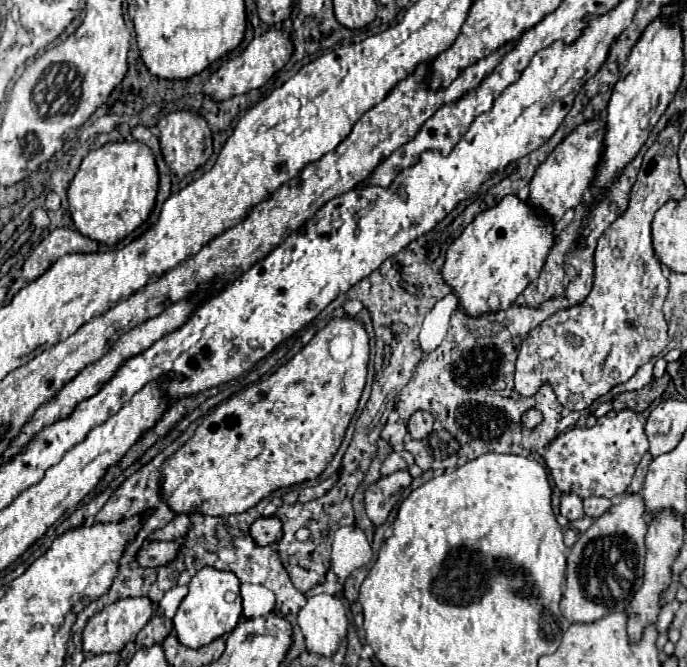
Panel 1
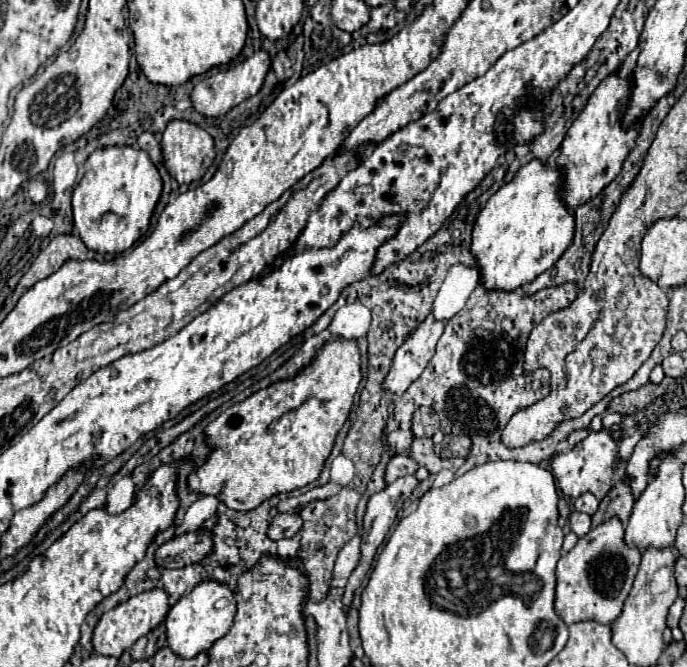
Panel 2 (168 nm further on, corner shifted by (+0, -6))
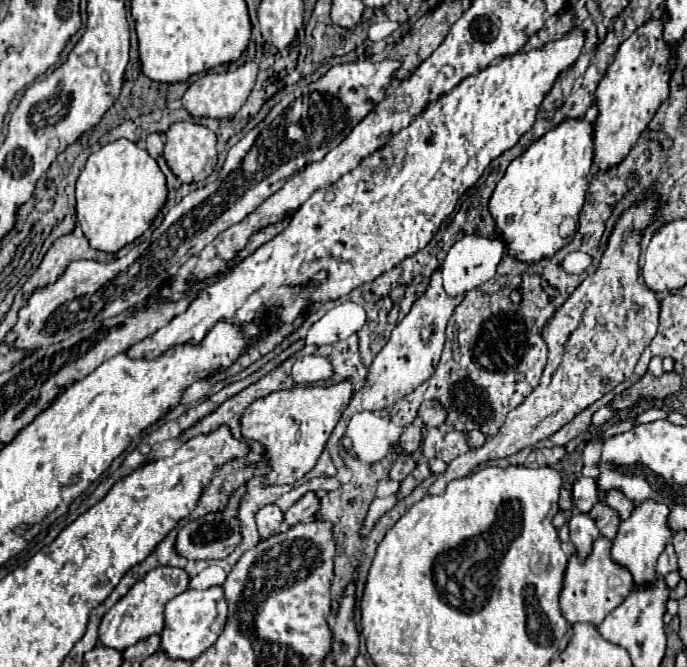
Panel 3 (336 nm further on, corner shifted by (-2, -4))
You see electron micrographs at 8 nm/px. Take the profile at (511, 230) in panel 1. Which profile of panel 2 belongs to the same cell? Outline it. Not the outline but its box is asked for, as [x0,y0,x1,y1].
[470,159,574,289]

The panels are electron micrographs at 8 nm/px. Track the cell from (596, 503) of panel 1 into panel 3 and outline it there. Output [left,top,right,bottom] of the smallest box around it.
[572,477,598,513]

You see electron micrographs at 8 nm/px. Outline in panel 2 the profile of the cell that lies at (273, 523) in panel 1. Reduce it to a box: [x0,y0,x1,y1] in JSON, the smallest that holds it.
[268,513,302,541]

